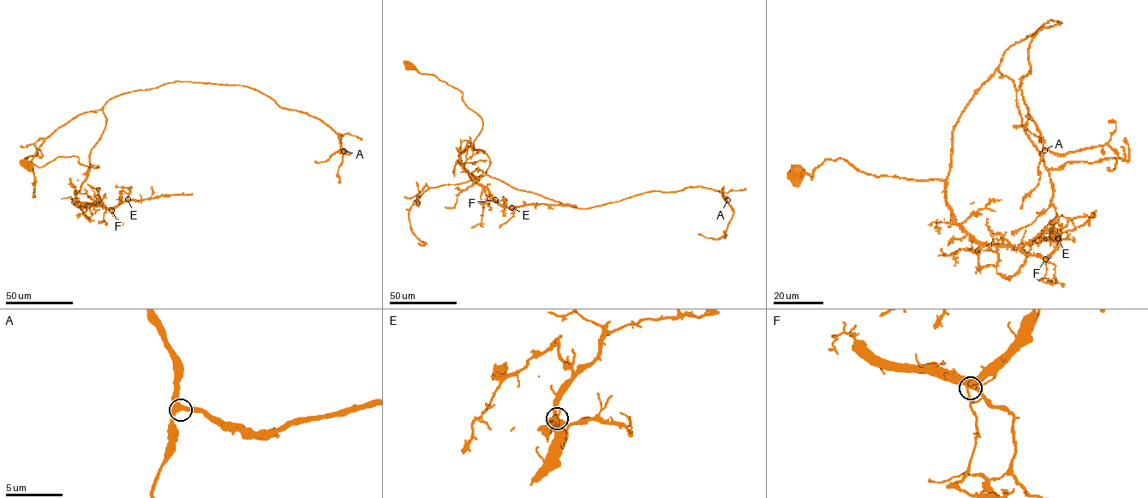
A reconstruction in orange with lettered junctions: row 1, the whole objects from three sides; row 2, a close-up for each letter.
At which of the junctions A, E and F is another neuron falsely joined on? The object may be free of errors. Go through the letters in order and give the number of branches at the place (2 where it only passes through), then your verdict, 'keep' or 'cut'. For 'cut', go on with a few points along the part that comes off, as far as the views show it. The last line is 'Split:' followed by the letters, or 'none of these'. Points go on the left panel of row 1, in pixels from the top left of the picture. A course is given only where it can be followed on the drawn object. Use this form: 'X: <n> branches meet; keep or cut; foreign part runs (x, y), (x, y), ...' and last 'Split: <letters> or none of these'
A: 3 branches meet; keep
E: 3 branches meet; keep
F: 3 branches meet; keep
Split: none of these

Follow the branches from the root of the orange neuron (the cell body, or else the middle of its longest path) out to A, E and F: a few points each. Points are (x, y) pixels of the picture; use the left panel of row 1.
A: (24, 163), (76, 156), (98, 168), (104, 105), (177, 80), (256, 89), (322, 120), (343, 151)
E: (24, 163), (41, 167), (76, 156), (99, 166), (88, 168), (77, 200), (113, 209), (128, 200)
F: (24, 163), (41, 167), (58, 157), (76, 156), (80, 164), (98, 166), (88, 168), (75, 200), (111, 210)

